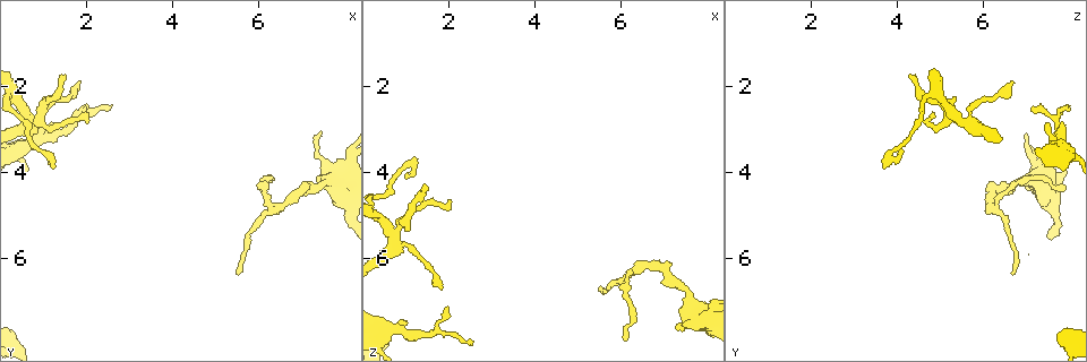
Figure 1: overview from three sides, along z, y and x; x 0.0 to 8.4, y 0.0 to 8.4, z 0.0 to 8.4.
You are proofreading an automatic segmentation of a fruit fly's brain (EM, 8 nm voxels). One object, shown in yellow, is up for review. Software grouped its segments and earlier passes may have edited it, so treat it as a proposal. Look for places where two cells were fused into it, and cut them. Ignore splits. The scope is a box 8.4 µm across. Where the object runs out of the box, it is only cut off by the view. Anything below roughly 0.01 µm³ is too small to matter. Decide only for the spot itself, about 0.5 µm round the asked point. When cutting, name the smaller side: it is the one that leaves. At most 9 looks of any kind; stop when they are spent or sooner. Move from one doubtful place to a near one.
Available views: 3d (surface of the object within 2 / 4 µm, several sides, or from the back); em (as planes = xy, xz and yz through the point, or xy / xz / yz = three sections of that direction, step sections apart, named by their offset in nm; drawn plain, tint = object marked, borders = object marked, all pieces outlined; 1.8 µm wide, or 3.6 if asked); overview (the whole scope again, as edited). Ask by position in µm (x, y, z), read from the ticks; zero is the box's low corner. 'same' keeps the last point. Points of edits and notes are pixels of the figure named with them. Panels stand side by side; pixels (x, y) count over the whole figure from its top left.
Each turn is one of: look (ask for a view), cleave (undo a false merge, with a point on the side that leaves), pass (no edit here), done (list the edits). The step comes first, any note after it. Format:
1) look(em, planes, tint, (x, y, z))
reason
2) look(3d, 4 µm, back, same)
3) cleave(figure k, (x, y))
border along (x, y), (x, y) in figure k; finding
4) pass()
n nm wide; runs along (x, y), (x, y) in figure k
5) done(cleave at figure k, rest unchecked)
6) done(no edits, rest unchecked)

look(em, planes, plain, (1.75, 2.85, 7.70))
sudden change in width

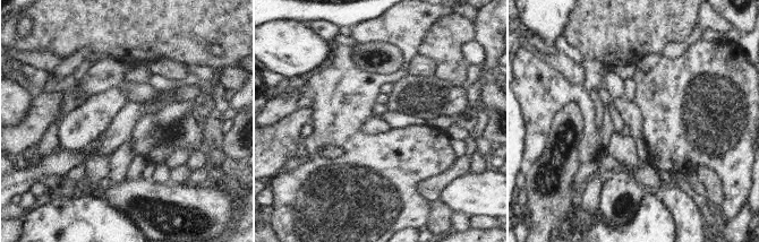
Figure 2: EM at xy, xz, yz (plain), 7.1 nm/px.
look(em, planes, tint, same)

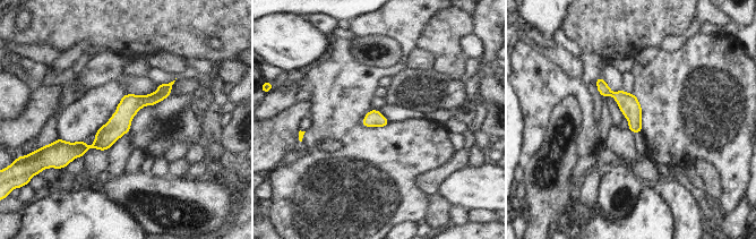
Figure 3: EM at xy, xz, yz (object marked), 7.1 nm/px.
pass()
runs along (169, 86), (97, 144), (68, 153) in figure 3; all the same cell

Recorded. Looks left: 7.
look(em, 3.6 µm, xz, step 4, tint, (7.70, 4.05, 7.50))
thin arm on a thick one

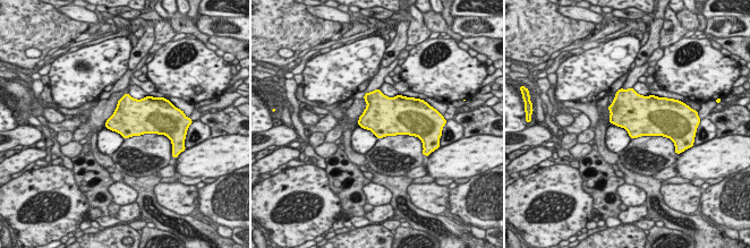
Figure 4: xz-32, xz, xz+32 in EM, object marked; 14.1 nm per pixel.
look(em, 3.6 µm, planes, tint, same)

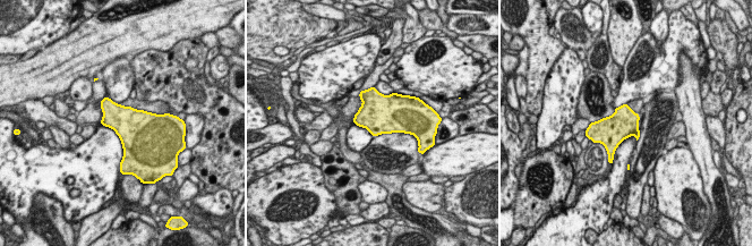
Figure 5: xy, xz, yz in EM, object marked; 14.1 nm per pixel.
pass()
420 nm wide; one cell here

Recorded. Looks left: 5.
look(3d, 2 µm, (6.30, 4.80, 6.35))
three arms meet

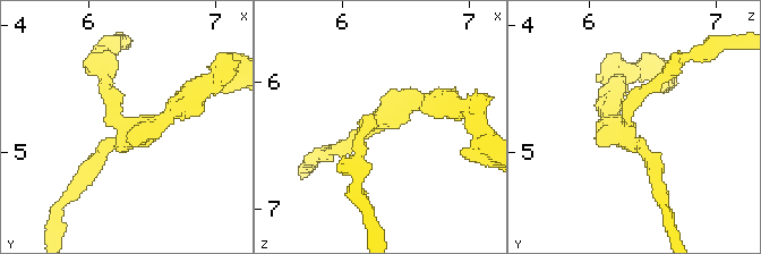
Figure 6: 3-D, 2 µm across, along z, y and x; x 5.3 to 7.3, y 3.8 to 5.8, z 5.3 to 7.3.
look(em, planes, tint, (6.30, 4.84, 6.32))
3 arms; now the EM

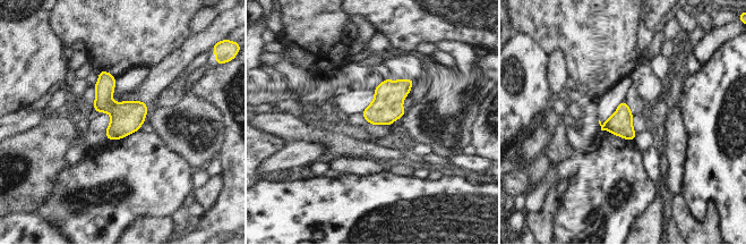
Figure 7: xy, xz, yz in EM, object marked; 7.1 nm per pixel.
pass()
170 nm wide; continuous, no second cell

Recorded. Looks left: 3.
look(em, planes, tint, (0.60, 2.70, 5.40))
abrupt turn

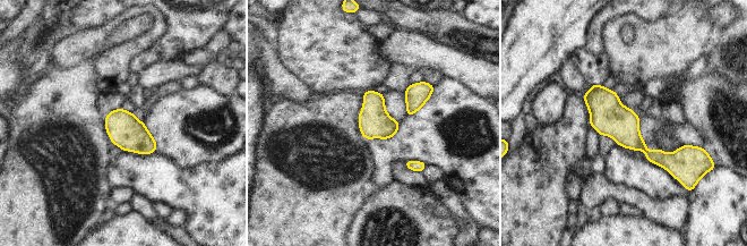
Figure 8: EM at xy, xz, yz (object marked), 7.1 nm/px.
pass()
runs along (586, 95), (651, 155), (690, 150) in figure 8; all the same cell

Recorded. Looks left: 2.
done(no edits, rest unchecked)

